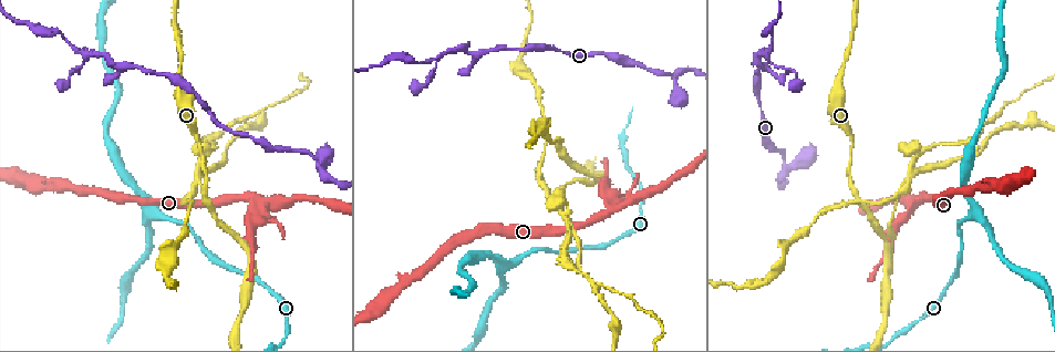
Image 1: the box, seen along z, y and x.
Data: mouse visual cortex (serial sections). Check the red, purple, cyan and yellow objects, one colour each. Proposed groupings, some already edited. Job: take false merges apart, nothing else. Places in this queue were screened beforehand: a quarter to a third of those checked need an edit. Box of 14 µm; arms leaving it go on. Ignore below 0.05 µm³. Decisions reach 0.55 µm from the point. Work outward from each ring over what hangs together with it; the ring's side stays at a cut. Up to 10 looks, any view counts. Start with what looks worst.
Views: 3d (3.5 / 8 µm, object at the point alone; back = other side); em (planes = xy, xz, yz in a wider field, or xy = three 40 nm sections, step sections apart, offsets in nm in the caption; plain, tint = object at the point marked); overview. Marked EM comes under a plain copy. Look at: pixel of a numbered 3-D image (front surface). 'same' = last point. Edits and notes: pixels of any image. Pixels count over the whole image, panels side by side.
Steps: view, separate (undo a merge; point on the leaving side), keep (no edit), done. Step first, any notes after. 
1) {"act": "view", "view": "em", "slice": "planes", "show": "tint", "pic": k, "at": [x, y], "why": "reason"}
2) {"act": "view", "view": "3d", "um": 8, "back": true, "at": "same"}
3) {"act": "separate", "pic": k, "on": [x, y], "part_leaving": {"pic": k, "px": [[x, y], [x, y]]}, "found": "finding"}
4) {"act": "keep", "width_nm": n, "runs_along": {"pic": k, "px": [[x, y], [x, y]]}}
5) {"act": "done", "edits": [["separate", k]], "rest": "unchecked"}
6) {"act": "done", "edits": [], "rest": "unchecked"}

{"act": "view", "view": "3d", "um": 3.5, "pic": 1, "at": [594, 179], "why": "sharp bend"}

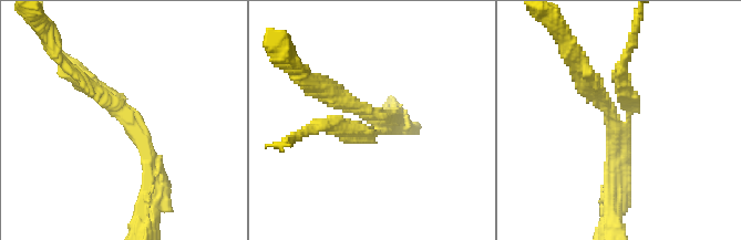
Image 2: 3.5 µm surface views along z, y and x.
{"act": "view", "view": "em", "slice": "xy", "step": 3, "show": "tint", "pic": 2, "at": [128, 121], "arms": 3, "arm_widths_nm": [200, 250, 250]}

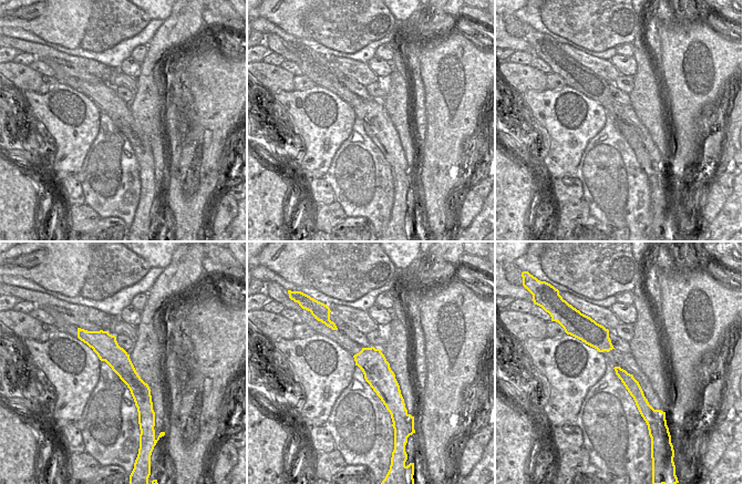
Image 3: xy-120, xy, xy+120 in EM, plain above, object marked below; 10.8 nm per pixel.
{"act": "separate", "pic": 2, "on": [350, 137], "width_nm": 300, "part_leaving": {"pic": 2, "px": [[377, 128], [366, 134], [318, 125], [301, 134]]}, "found": "a second cell is stuck on"}

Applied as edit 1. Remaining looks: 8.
{"act": "view", "view": "overview"}

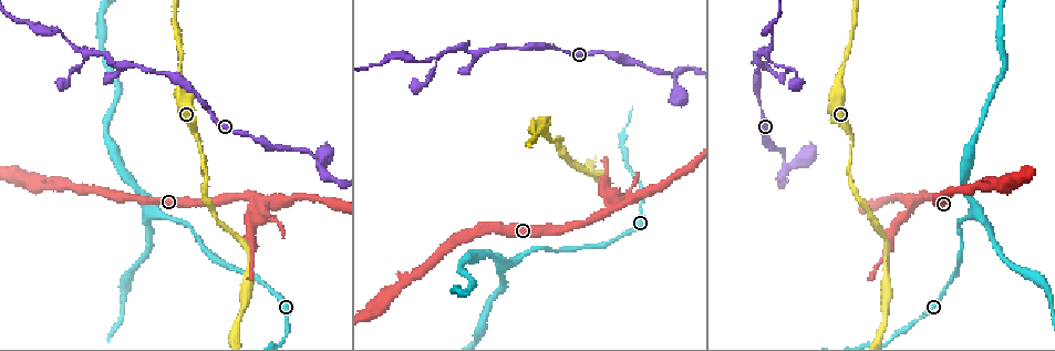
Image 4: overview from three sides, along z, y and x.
{"act": "view", "view": "3d", "um": 3.5, "pic": 4, "at": [503, 265], "why": "abrupt turn"}

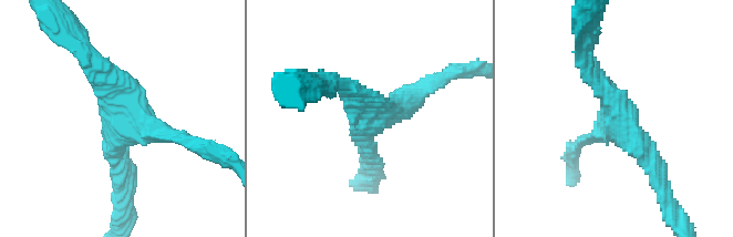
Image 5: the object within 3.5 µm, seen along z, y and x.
{"act": "view", "view": "em", "slice": "xy", "step": 5, "show": "tint", "pic": 5, "at": [619, 124], "why": "shape alone is not enough"}

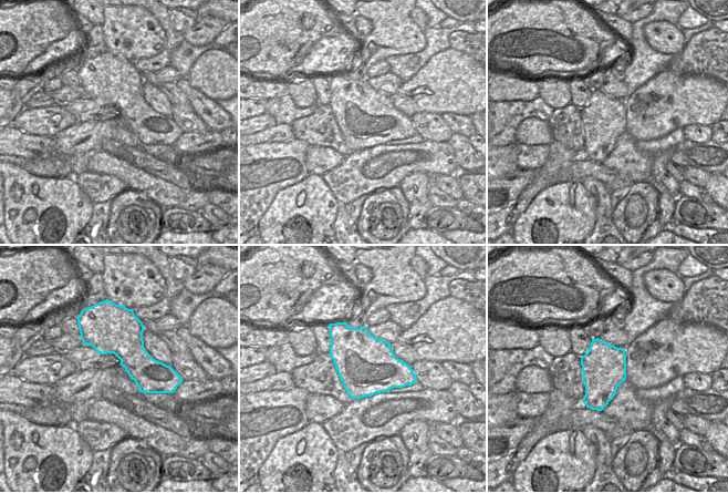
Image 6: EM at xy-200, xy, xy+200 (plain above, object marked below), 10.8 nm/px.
{"act": "keep", "runs_along": {"pic": 5, "px": [[189, 140], [132, 126], [97, 65]]}, "found": "continuous, no second cell"}

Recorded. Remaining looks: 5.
{"act": "view", "view": "em", "slice": "planes", "show": "tint", "pic": 4, "at": [783, 167], "why": "side arm on a straight run"}

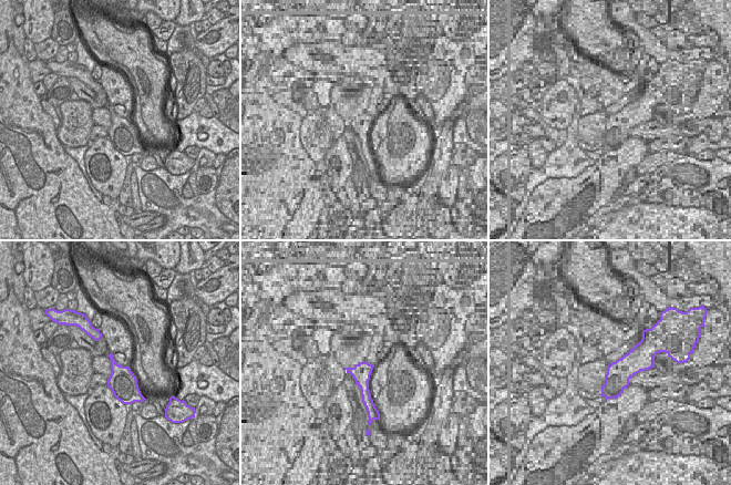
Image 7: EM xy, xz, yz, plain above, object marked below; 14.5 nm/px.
{"act": "view", "view": "3d", "um": 3.5, "at": "same", "why": "see where the arms go"}

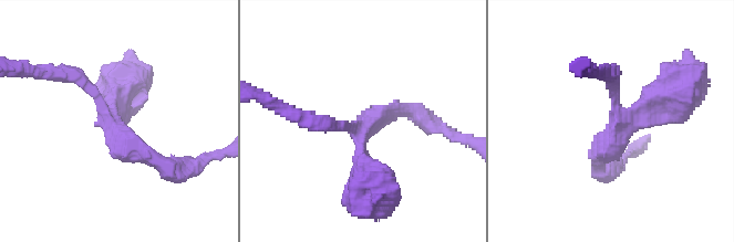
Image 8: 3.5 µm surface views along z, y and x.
{"act": "keep", "arms": 3, "runs_along": {"pic": 8, "px": [[303, 118], [354, 129], [369, 191]]}, "found": "one cell here"}

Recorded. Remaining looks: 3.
{"act": "view", "view": "3d", "um": 3.5, "pic": 4, "at": [260, 201], "why": "thin neck"}

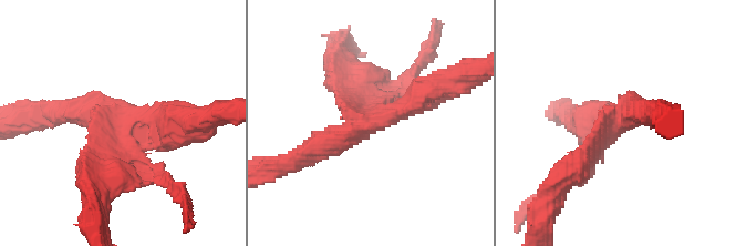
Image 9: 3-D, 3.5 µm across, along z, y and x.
{"act": "view", "view": "em", "slice": "xy", "step": 5, "show": "tint", "pic": 9, "at": [116, 121], "arms": 4, "arm_widths_nm": [150, 200, 300, 300]}

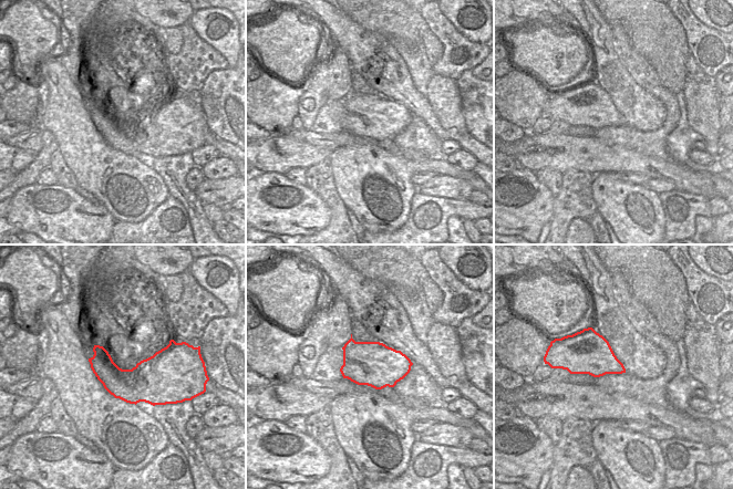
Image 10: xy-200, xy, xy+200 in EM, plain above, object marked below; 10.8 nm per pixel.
{"act": "separate", "pic": 9, "on": [405, 77], "part_leaving": {"pic": 9, "px": [[356, 92], [340, 75], [340, 44]]}, "found": "two cells meet here"}

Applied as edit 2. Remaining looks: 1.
{"act": "done", "edits": [["separate", 2], ["separate", 9]], "rest": "unchecked"}

